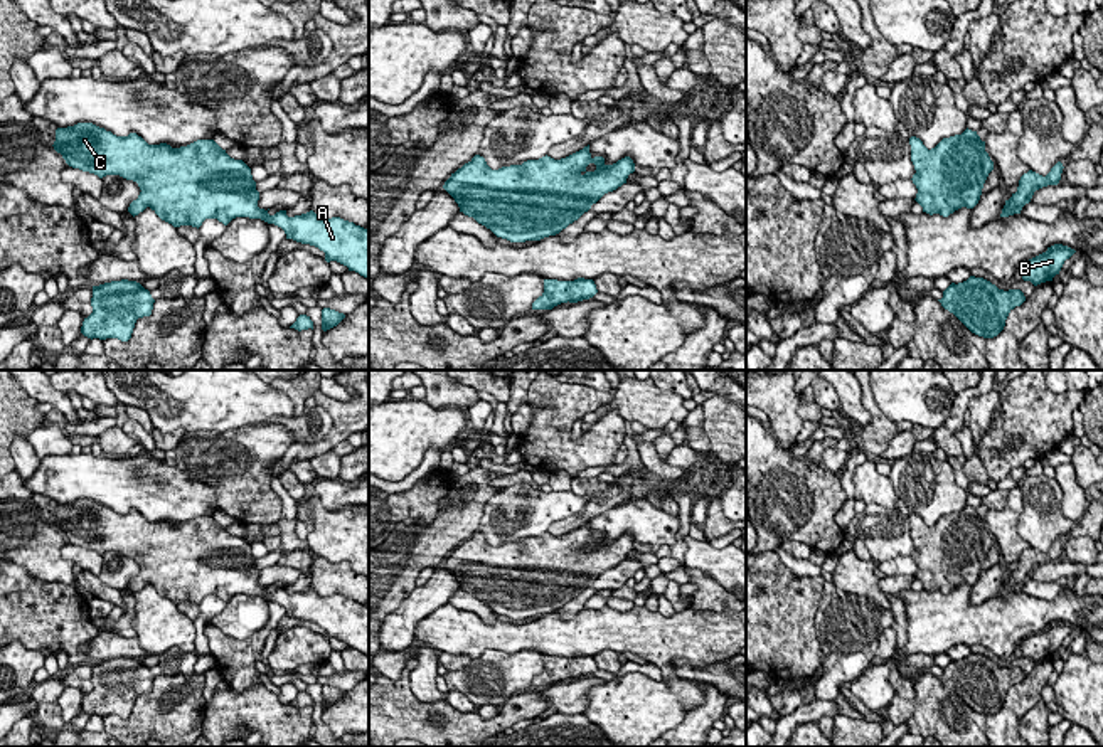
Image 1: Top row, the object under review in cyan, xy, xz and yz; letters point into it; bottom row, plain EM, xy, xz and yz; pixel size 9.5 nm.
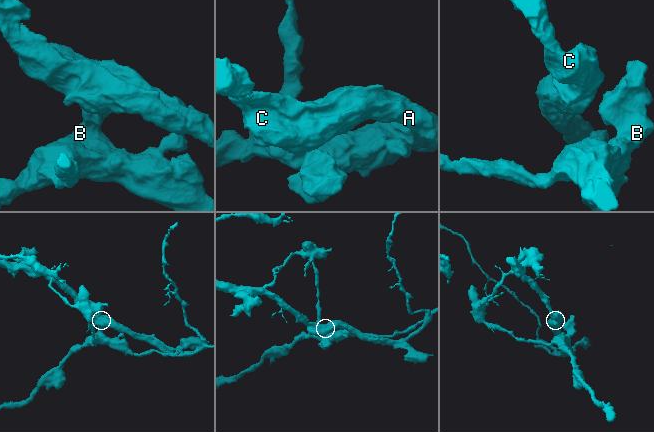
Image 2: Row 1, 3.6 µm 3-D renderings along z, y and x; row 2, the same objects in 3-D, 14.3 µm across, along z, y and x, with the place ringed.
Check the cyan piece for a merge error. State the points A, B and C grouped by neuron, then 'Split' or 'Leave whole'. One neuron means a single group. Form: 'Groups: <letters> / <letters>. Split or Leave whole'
Groups: A B C. Leave whole

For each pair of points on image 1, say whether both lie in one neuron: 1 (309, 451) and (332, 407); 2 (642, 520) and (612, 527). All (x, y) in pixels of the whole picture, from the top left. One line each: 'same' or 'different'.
1: same
2: same

